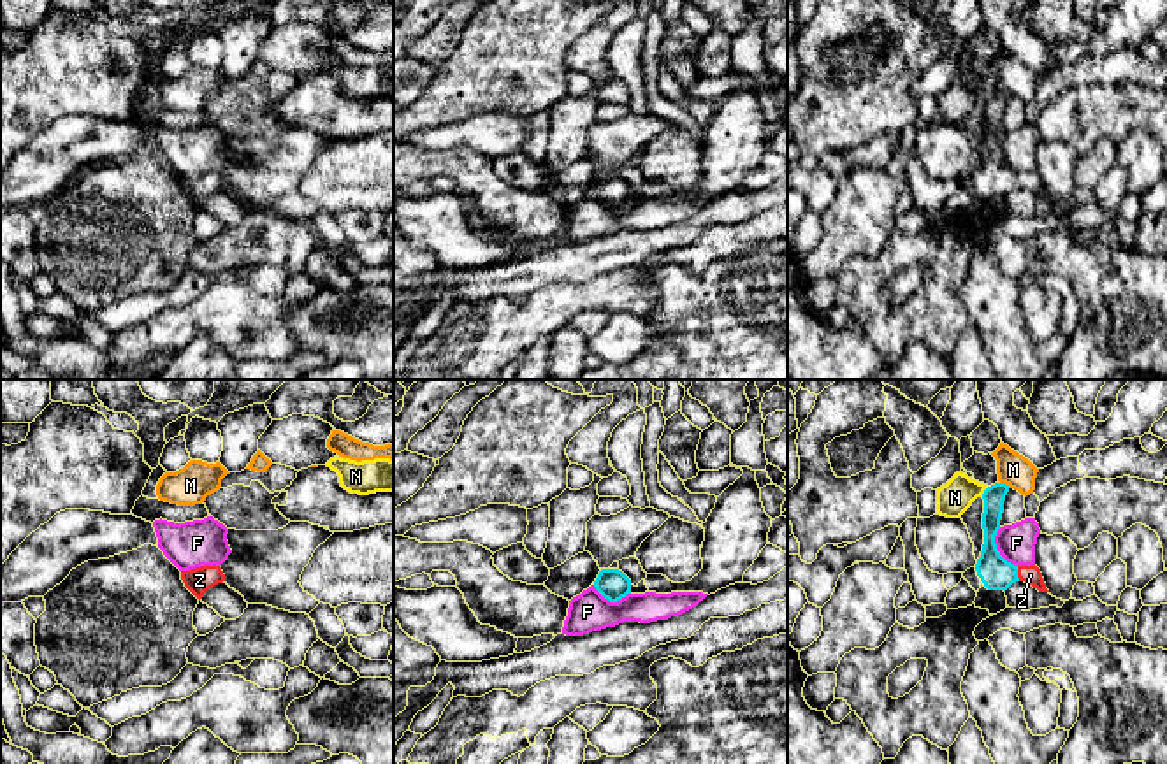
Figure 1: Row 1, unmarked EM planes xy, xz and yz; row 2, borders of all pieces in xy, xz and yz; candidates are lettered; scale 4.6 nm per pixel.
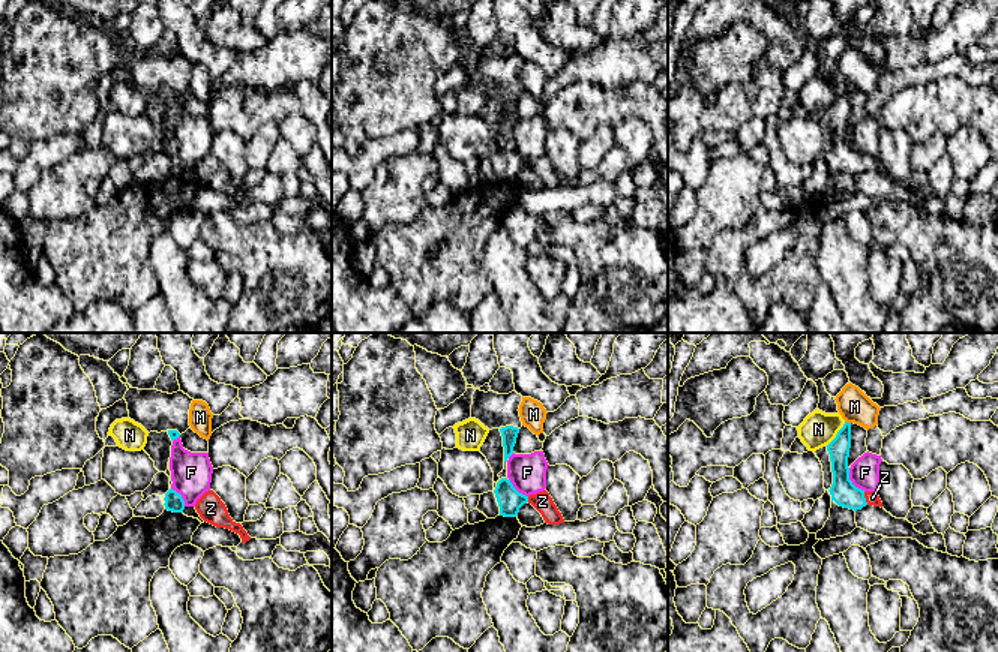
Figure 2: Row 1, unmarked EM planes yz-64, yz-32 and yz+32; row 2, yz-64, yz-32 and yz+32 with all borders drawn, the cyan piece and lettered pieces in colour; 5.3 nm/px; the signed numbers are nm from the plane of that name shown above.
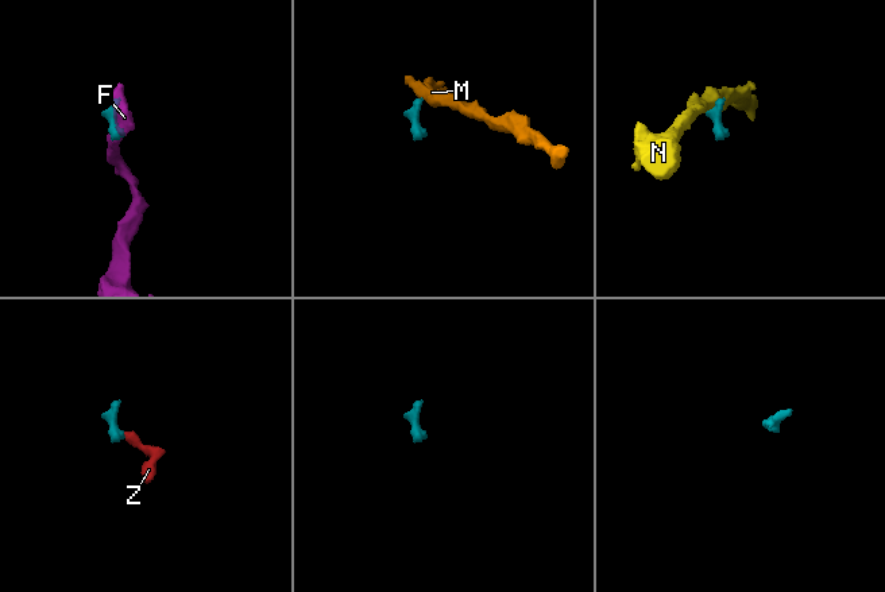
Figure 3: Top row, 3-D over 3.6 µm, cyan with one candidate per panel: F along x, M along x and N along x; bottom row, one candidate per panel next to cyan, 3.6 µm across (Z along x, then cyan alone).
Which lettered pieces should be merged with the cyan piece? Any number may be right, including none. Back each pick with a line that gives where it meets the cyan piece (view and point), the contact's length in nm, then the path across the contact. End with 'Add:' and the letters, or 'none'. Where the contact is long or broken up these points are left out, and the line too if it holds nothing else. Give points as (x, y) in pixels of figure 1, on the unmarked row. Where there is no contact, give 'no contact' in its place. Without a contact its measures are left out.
Z: meets cyan in yz at (1016, 180); contact 70 nm long
Add: Z

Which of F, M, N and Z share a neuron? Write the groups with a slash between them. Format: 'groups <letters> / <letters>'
groups F / M / N / Z

